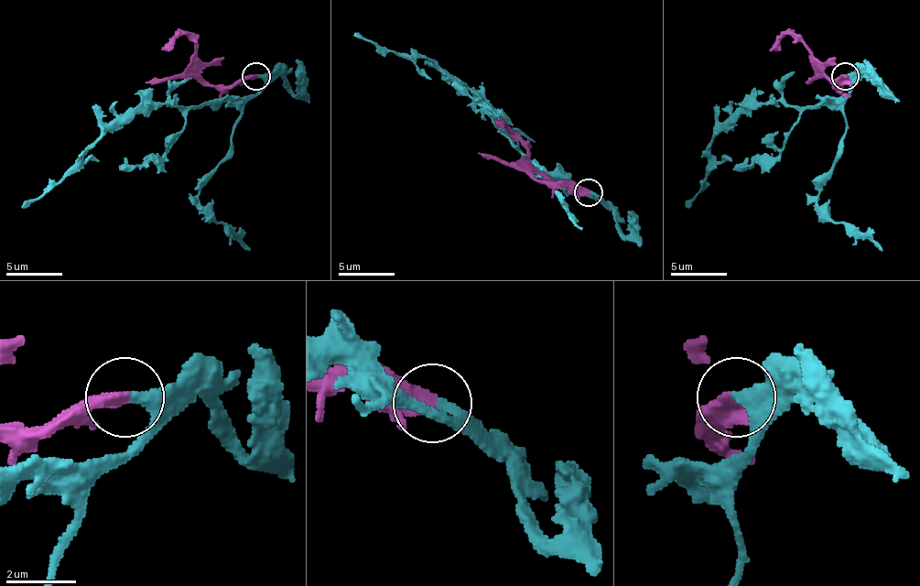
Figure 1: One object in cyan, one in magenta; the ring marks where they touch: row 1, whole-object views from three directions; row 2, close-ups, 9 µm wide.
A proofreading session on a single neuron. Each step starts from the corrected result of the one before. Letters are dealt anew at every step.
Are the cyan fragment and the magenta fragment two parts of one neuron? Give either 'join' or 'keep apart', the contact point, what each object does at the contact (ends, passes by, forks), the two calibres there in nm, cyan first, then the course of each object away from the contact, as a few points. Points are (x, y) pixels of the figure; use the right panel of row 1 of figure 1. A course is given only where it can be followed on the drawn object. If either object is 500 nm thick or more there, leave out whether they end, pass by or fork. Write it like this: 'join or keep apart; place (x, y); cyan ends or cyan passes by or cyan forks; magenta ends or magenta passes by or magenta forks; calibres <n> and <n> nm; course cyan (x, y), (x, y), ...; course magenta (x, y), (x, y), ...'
join; place (845, 76); calibres 300 and 500 nm; course cyan (844, 77), (849, 91), (841, 99), (802, 107), (754, 104), (738, 116), (709, 146), (709, 172), (687, 205); course magenta (844, 77), (836, 85), (828, 77), (825, 65), (791, 32), (772, 48)

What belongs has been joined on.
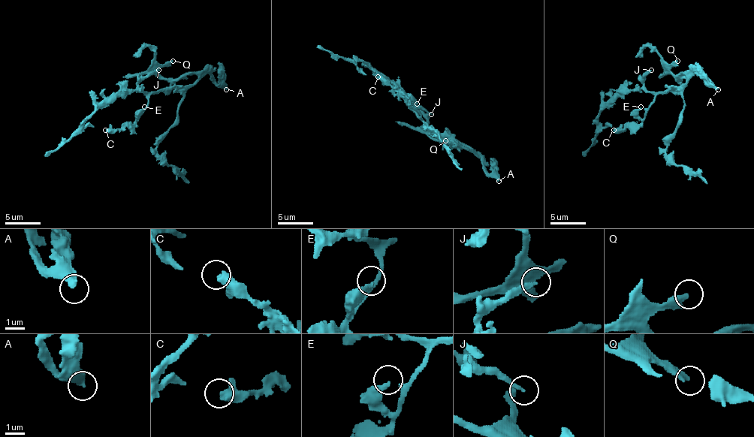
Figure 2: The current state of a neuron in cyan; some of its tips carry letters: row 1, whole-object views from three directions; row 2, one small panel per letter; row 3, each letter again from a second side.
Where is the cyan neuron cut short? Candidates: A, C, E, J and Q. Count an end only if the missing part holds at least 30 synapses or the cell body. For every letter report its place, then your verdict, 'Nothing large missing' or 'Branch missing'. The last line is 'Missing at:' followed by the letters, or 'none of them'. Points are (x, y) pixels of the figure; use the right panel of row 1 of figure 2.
A: Place: (718, 89). Nothing large missing
C: Place: (613, 130). Nothing large missing
E: Place: (640, 106). Nothing large missing
J: Place: (651, 70). Nothing large missing
Q: Place: (677, 61). Nothing large missing
Missing at: none of them

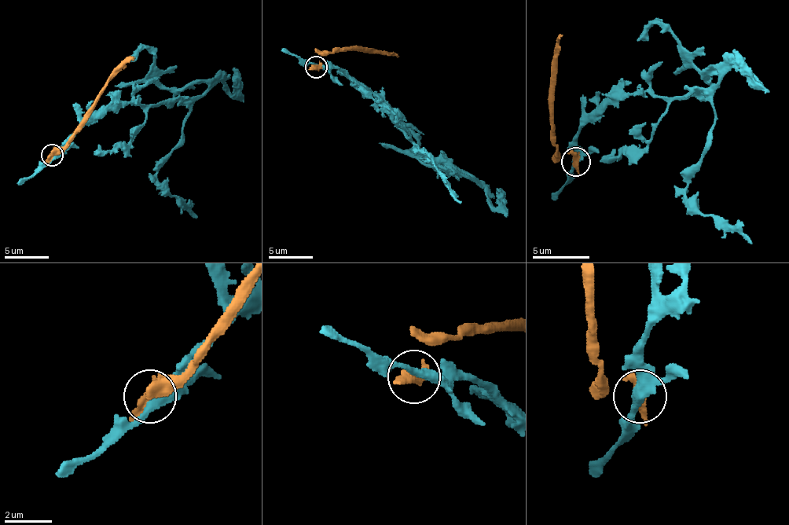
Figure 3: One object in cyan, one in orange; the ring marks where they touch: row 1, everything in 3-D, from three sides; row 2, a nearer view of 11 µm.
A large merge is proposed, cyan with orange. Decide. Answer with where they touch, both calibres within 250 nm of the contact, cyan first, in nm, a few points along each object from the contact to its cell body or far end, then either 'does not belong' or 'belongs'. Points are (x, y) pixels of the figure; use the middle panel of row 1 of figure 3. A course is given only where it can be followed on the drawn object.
place (316, 67); calibres 360 and 420 nm; course cyan (317, 67), (339, 67), (372, 92), (438, 167), (454, 173), (421, 151), (460, 203); course orange (316, 67), (320, 64), (320, 54), (333, 50), (364, 50), (399, 56); does not belong

